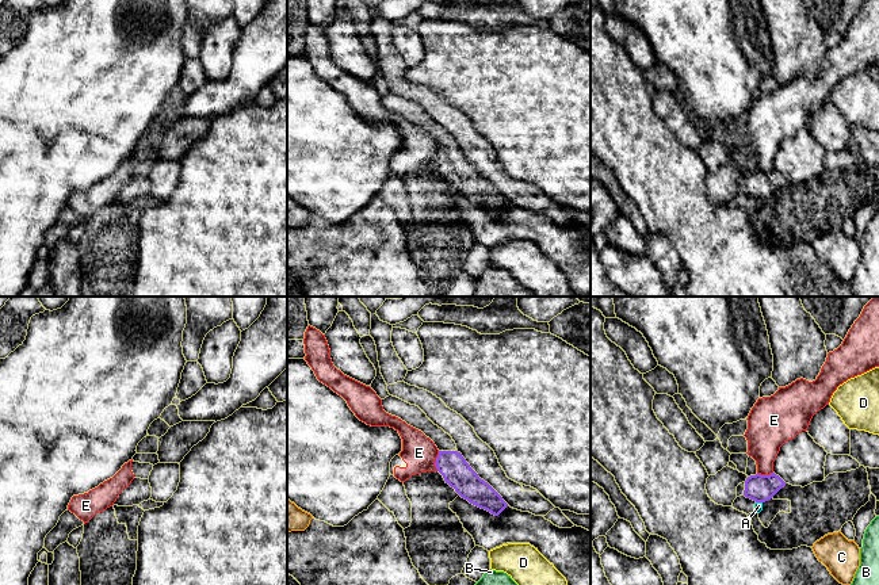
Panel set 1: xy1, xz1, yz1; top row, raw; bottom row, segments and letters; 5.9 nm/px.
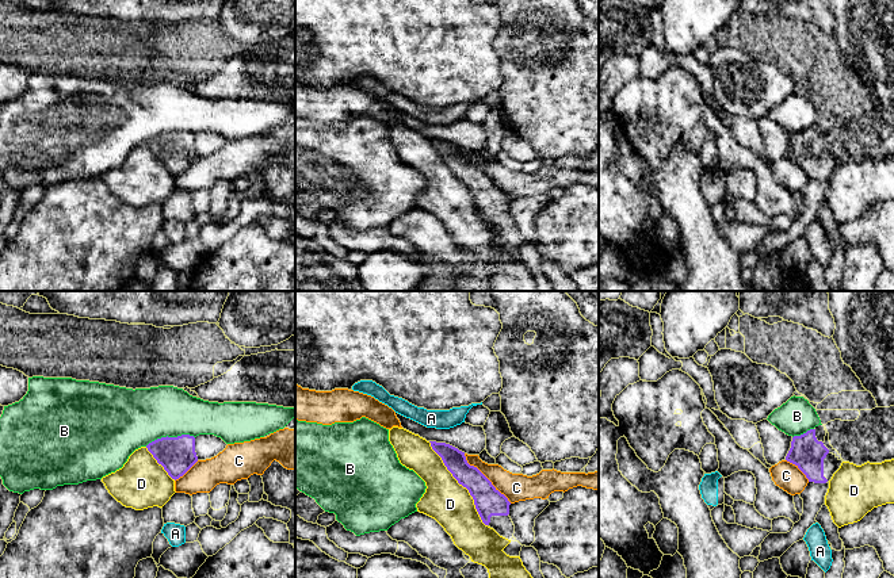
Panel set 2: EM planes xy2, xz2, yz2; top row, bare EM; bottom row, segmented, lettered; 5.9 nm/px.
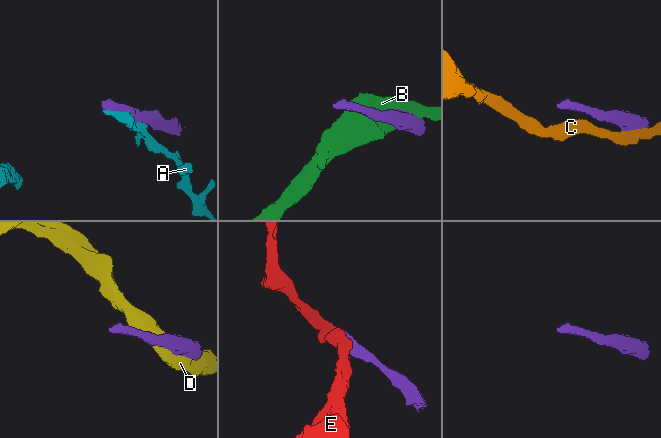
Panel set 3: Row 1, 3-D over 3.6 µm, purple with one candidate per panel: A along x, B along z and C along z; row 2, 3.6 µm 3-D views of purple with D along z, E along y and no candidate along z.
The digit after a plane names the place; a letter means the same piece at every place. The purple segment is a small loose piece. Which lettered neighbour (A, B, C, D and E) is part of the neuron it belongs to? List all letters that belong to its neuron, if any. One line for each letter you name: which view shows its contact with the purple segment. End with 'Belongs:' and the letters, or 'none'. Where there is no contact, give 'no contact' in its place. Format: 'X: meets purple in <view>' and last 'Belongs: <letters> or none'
Belongs: none

